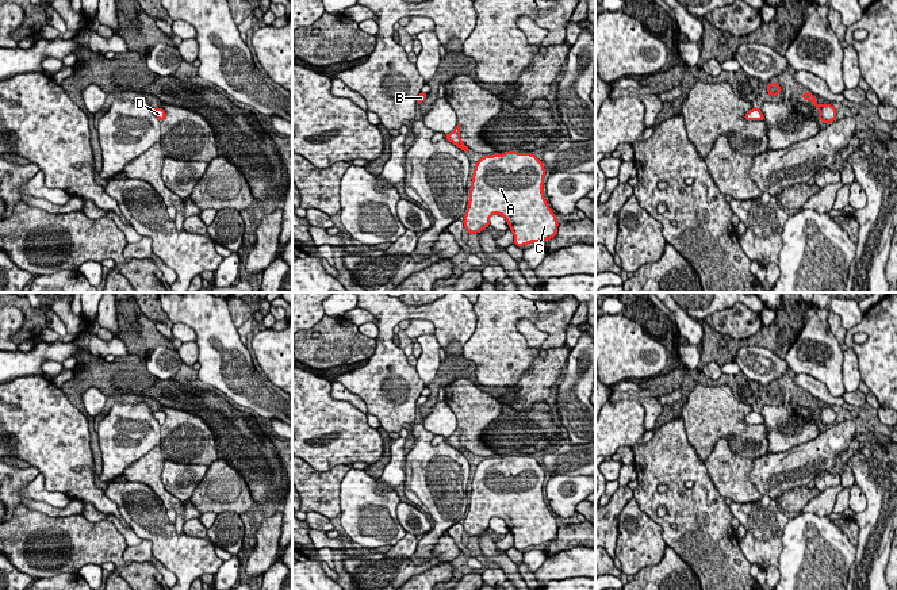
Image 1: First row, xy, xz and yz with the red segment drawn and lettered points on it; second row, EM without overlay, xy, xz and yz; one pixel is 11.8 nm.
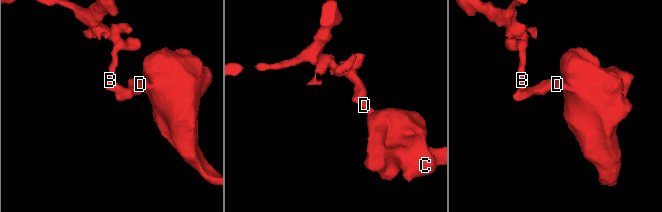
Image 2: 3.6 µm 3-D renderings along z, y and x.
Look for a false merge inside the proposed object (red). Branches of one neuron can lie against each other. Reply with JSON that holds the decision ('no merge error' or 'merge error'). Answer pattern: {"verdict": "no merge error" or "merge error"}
{"verdict": "no merge error"}

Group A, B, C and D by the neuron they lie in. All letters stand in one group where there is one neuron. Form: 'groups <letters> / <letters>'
groups A B C D

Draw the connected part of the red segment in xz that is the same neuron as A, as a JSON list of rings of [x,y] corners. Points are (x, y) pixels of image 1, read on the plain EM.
[[[505,455],[484,459],[472,478],[464,530],[469,537],[490,530],[492,517],[502,518],[514,537],[514,548],[551,543],[559,525],[543,497],[545,472],[530,456]]]

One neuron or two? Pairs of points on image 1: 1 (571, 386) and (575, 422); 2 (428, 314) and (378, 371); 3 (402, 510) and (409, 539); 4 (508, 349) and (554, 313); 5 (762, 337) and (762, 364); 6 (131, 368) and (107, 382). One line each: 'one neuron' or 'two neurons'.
1: one neuron
2: one neuron
3: two neurons
4: one neuron
5: two neurons
6: one neuron

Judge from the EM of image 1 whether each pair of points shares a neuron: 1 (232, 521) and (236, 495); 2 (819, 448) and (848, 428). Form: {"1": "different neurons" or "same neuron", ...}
{"1": "different neurons", "2": "same neuron"}

